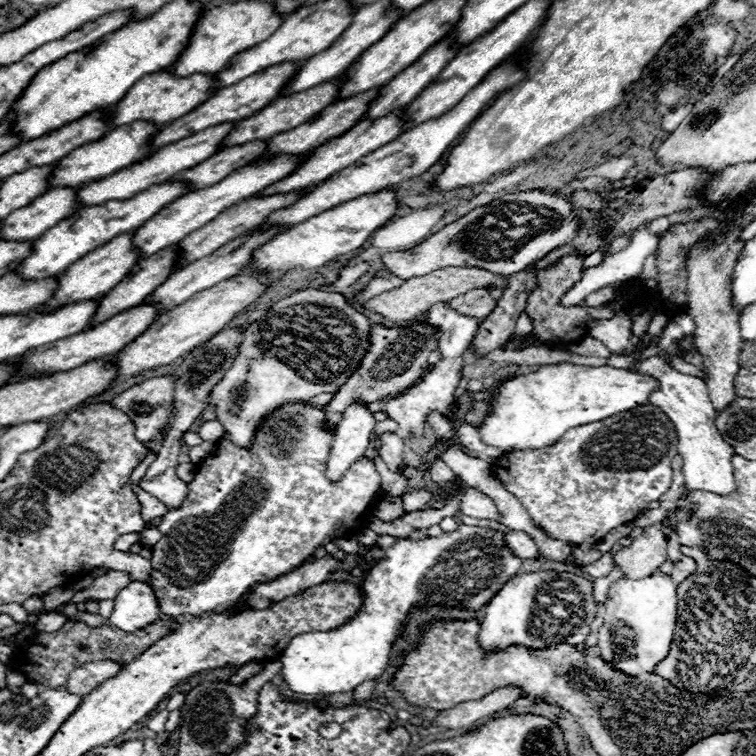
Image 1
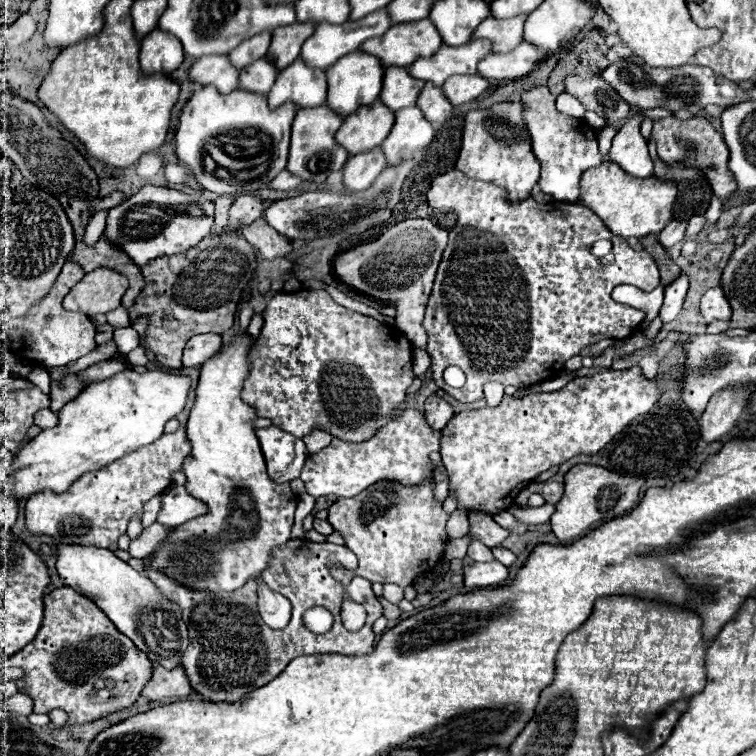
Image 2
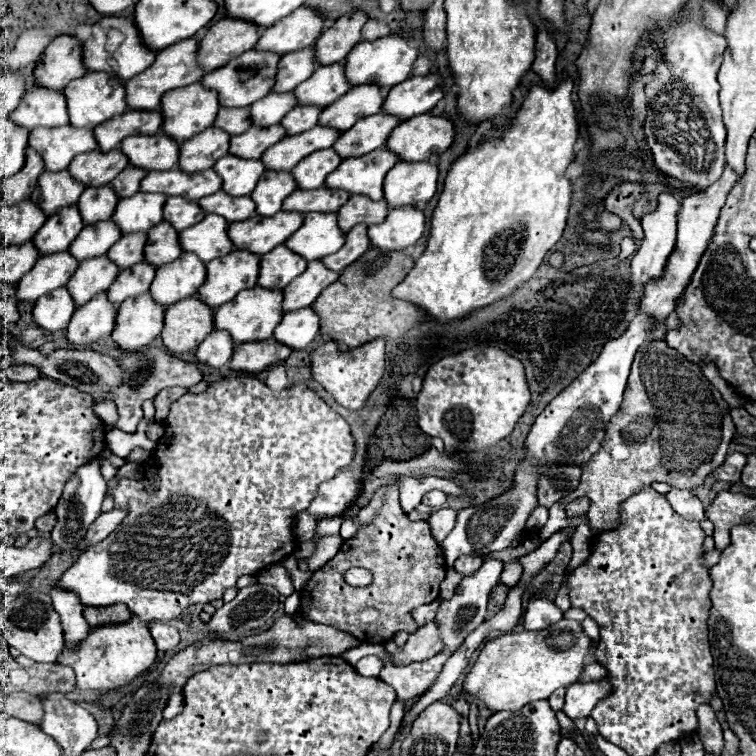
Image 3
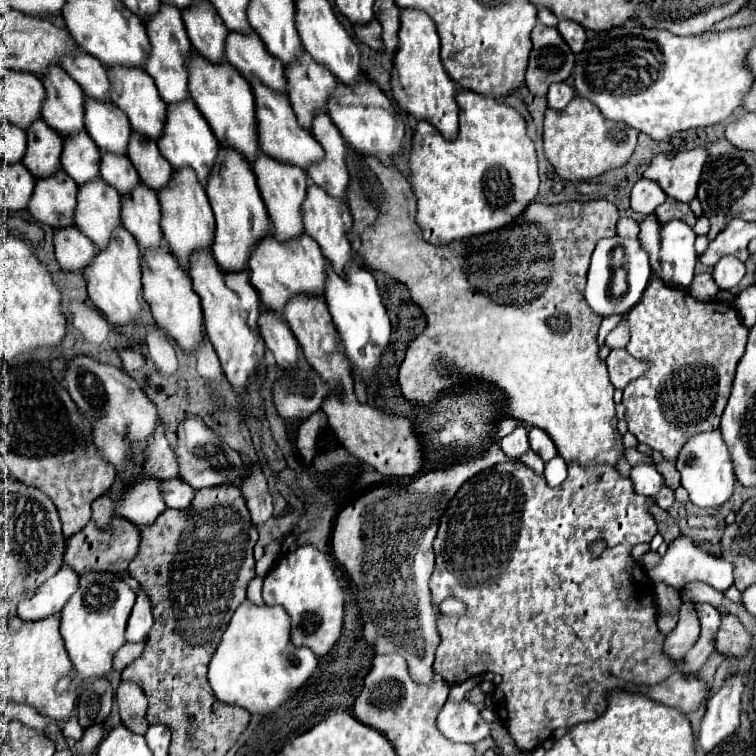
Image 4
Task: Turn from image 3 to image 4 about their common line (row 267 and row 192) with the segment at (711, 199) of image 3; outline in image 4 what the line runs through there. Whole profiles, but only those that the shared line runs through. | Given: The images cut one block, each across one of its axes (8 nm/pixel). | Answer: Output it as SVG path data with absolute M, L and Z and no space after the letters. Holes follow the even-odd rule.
M698 146L692 150L656 154L644 172L644 178L656 180L660 188L680 202L692 202L696 198L700 174L704 162L708 160L708 146Z

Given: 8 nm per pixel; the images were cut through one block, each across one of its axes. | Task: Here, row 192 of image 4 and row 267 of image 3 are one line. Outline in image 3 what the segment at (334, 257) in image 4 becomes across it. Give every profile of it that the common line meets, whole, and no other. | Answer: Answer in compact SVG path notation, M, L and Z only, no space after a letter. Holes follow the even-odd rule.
M322 260L308 262L308 268L300 278L294 278L292 284L288 284L288 290L284 290L284 312L292 312L298 308L308 308L314 304L314 300L320 296L324 288L334 284L340 278L340 272L328 270Z

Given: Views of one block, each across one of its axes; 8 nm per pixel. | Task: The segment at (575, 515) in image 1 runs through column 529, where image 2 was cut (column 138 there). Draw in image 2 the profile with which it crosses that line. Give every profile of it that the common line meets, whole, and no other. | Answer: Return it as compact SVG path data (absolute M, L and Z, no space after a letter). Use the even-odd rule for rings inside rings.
M180 424L176 432L162 434L154 444L126 454L104 470L84 474L64 494L34 494L28 498L24 508L26 528L36 536L50 536L58 544L108 548L126 532L130 518L142 514L144 504L170 486L170 476L182 470L188 450L186 426Z

